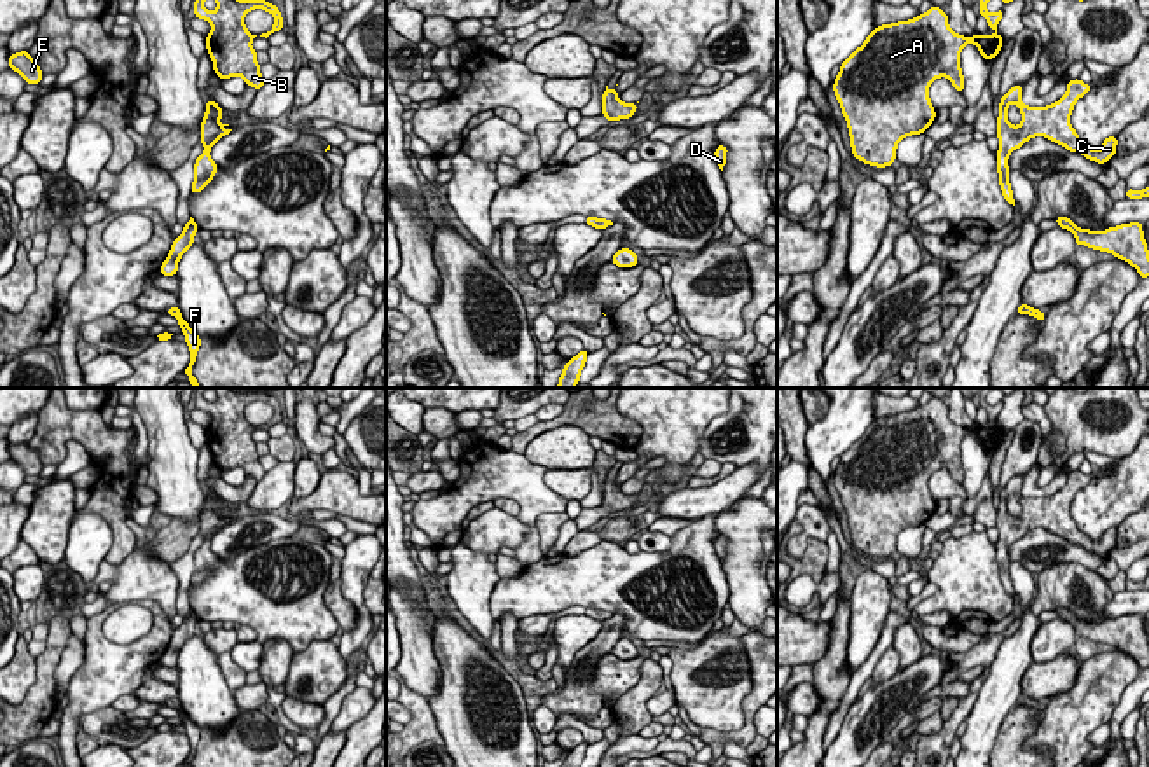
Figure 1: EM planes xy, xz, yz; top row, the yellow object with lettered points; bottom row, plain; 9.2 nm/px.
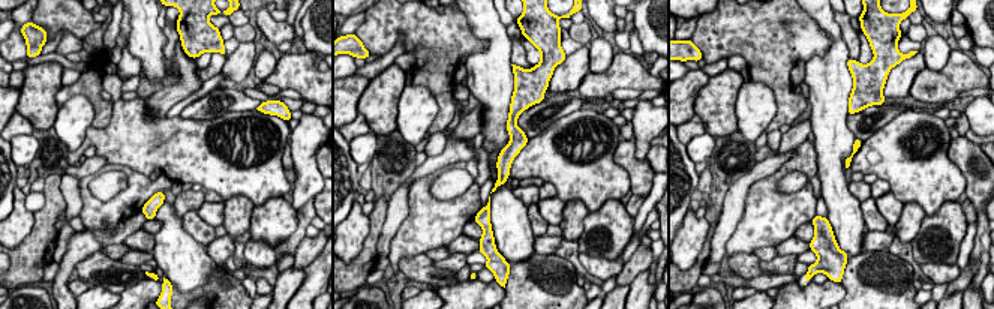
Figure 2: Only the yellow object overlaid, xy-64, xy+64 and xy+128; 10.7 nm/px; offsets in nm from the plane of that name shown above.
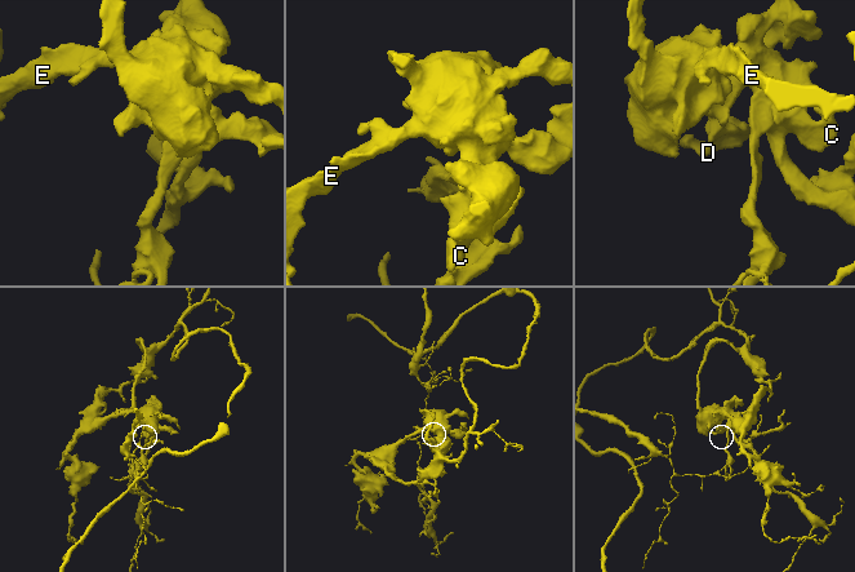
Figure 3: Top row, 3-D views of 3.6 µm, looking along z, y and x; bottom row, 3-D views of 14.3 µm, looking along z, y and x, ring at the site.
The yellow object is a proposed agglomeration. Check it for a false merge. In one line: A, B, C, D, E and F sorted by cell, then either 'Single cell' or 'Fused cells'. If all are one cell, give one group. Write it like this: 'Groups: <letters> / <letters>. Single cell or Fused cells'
Groups: A B C D E / F. Fused cells

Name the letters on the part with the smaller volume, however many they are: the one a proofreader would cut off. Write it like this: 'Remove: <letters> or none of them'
Remove: F

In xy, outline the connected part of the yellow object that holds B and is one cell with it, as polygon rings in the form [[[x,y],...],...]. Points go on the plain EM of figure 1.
[[[197,388],[194,391],[194,409],[204,411],[211,416],[211,423],[206,426],[206,442],[213,453],[213,463],[217,468],[220,472],[243,468],[246,477],[251,477],[258,482],[264,479],[265,472],[260,465],[257,442],[251,439],[251,433],[257,426],[250,425],[244,416],[244,407],[255,400],[271,404],[274,409],[272,419],[260,428],[267,430],[271,425],[281,423],[285,419],[279,400],[265,391],[241,391],[237,388]]]

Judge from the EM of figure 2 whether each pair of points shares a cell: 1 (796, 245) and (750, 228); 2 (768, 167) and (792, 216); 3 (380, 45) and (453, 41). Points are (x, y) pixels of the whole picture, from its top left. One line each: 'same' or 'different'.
1: different
2: different
3: same

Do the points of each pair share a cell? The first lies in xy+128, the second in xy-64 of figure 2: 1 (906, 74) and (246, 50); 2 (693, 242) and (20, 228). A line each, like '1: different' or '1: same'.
1: same
2: same

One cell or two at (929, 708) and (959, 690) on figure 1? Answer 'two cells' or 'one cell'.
one cell

